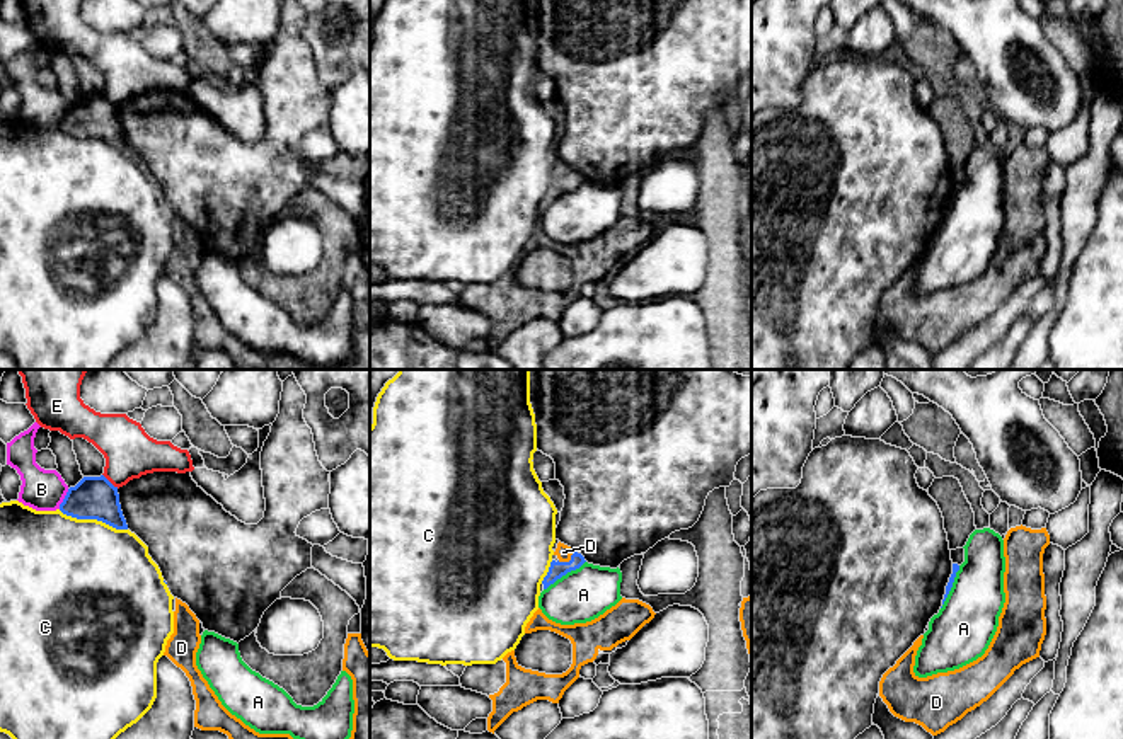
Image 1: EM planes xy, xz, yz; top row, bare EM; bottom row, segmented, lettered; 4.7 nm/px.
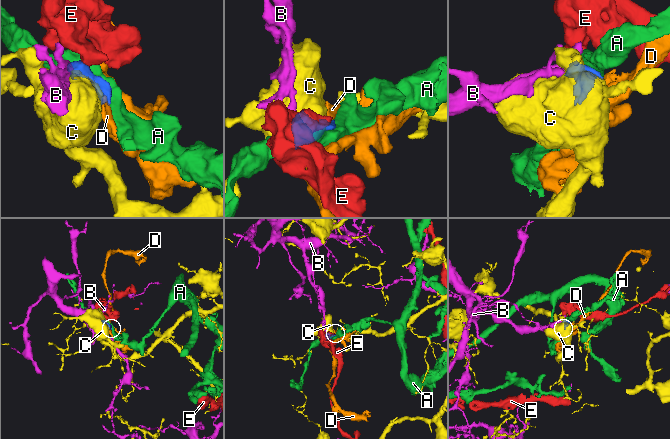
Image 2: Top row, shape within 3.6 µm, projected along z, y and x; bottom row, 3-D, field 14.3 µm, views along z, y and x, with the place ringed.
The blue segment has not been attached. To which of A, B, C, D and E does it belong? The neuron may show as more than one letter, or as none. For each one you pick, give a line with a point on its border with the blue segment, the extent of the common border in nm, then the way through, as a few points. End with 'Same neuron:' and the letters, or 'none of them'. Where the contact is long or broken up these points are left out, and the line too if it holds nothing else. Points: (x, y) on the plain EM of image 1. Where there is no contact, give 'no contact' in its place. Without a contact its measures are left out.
D: contact xz (566, 181); length 90 nm; way xz (558, 188), (566, 181), (563, 171)
Same neuron: D

